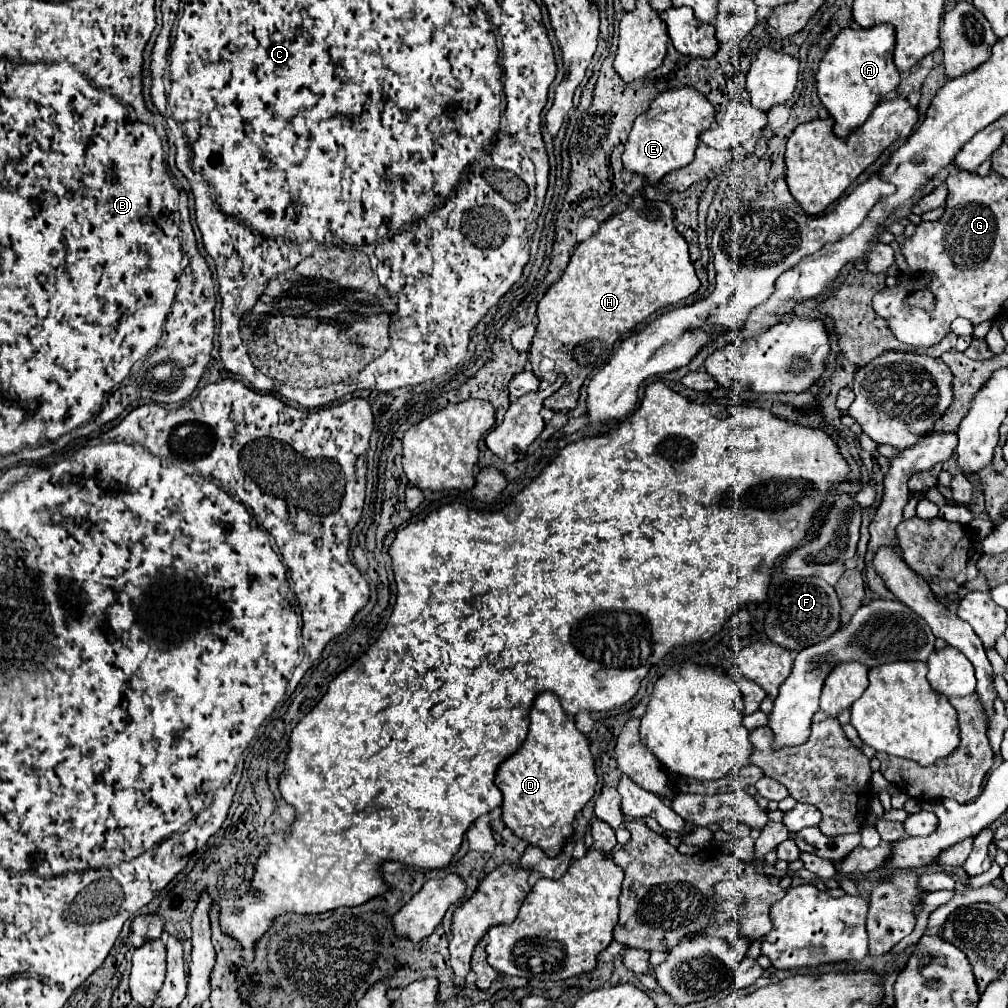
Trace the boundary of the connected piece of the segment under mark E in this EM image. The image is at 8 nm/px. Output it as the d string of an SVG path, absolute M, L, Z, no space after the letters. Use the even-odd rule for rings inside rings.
M694 87L668 89L660 93L652 101L650 109L636 117L634 121L632 133L626 141L626 149L622 153L624 169L630 173L644 175L650 185L656 185L670 171L690 165L694 151L700 143L700 133L712 127L714 115L716 115L714 105Z

